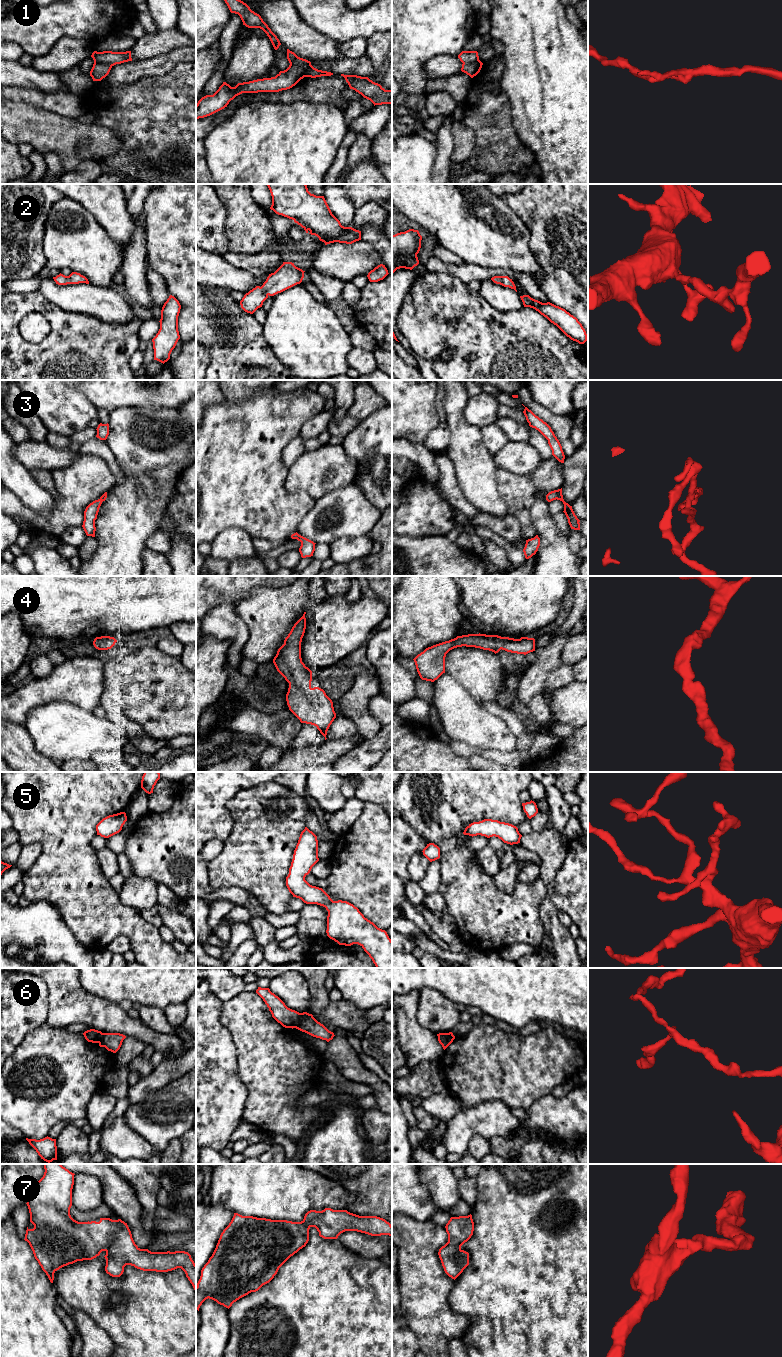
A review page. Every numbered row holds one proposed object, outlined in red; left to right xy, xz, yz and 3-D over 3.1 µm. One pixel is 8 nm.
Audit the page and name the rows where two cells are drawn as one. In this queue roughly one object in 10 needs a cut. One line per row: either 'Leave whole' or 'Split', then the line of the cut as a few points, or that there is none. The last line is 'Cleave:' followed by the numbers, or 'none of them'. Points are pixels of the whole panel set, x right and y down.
1: Split. Split along xy (94, 62), (105, 62), (111, 66)
2: Leave whole. No split
3: Leave whole. No split
4: Leave whole. No split
5: Leave whole. No split
6: Split. Split along xz (300, 1013), (298, 1023), (294, 1027)
7: Leave whole. No split
Cleave: 1, 6

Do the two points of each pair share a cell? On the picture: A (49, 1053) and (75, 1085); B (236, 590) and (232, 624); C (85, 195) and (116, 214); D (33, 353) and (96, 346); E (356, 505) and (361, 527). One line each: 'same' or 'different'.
A: same
B: different
C: same
D: same
E: same

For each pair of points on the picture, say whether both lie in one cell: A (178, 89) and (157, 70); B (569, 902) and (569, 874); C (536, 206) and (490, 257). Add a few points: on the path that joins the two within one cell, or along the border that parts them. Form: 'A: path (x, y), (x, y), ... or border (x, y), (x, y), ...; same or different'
A: border (183, 62), (162, 75), (140, 79); different
B: path (570, 895), (570, 881); same
C: border (506, 204), (528, 228), (528, 244); different

